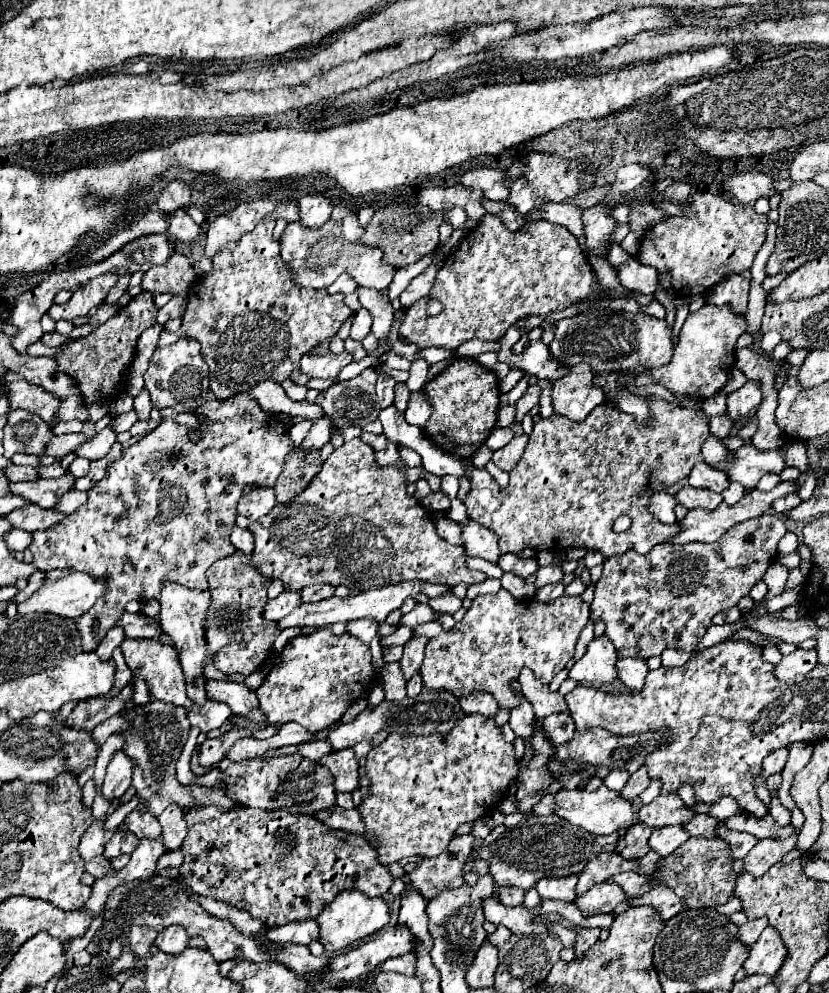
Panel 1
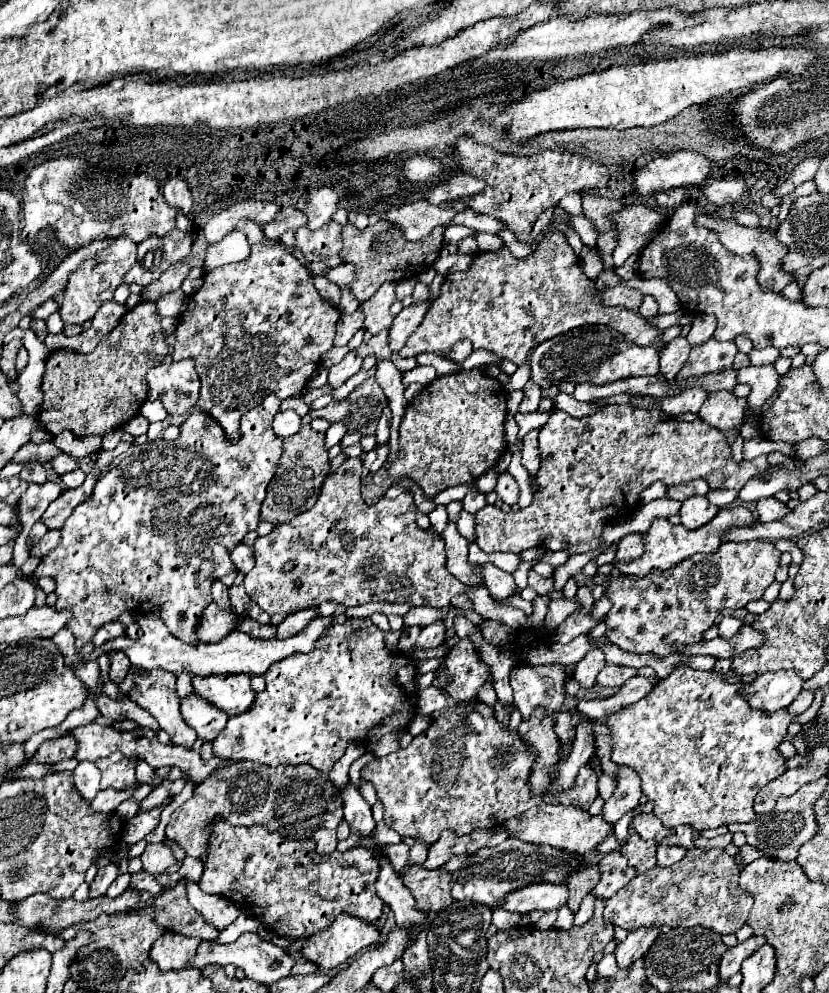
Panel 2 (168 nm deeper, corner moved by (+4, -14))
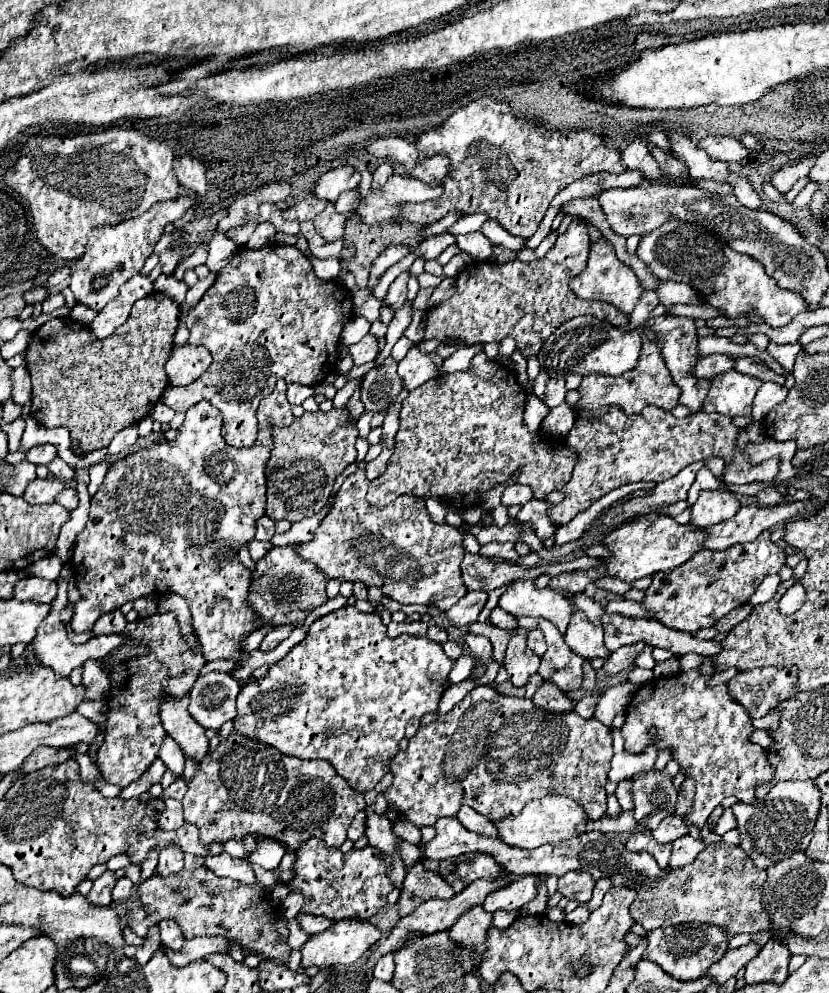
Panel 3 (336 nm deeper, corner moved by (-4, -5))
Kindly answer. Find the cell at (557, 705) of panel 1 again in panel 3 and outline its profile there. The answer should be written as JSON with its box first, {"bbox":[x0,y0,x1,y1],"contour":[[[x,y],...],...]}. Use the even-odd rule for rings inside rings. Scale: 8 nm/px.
{"bbox":[502,633,540,687],"contour":[[[526,633],[512,635],[502,665],[506,667],[508,679],[514,687],[524,687],[528,683],[528,677],[538,671],[540,657],[528,647]]]}

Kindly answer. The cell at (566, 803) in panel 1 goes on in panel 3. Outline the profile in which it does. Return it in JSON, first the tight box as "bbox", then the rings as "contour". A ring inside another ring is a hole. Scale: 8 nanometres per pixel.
{"bbox":[492,795,588,849],"contour":[[[548,795],[544,799],[528,803],[518,815],[506,815],[504,819],[492,819],[492,823],[498,829],[500,841],[504,841],[510,847],[518,849],[534,849],[540,845],[558,845],[560,841],[566,841],[576,835],[576,825],[586,823],[588,817],[582,811],[582,807],[568,797],[562,795]]]}

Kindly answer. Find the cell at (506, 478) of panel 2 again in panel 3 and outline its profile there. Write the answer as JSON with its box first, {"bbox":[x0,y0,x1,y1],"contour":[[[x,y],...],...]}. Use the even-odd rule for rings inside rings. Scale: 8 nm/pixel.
{"bbox":[502,485,532,507],"contour":[[[510,485],[506,487],[506,491],[502,493],[502,505],[510,507],[510,505],[524,505],[532,499],[532,489],[526,485]]]}

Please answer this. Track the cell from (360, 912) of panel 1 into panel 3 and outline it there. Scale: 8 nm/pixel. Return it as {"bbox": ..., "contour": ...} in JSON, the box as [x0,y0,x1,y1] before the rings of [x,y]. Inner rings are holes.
{"bbox":[302,919,382,967],"contour":[[[346,919],[346,921],[334,921],[326,931],[312,935],[302,951],[302,965],[304,967],[332,967],[336,963],[340,965],[350,965],[354,961],[358,961],[378,939],[382,937],[382,933],[368,921],[356,921],[356,919]]]}

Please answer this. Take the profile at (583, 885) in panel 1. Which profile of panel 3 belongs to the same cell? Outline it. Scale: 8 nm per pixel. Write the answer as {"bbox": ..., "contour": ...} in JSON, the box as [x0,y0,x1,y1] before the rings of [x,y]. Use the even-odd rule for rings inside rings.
{"bbox":[558,871,594,903],"contour":[[[570,871],[562,875],[558,881],[558,891],[566,899],[576,899],[578,903],[588,903],[592,897],[592,889],[594,889],[594,879],[590,873]]]}

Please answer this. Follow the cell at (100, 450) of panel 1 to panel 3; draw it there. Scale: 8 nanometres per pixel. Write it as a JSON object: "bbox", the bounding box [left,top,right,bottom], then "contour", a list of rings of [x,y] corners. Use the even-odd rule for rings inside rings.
{"bbox":[26,445,56,465],"contour":[[[40,445],[40,447],[34,447],[26,453],[26,461],[34,463],[34,465],[48,465],[56,459],[56,447],[54,445]]]}

